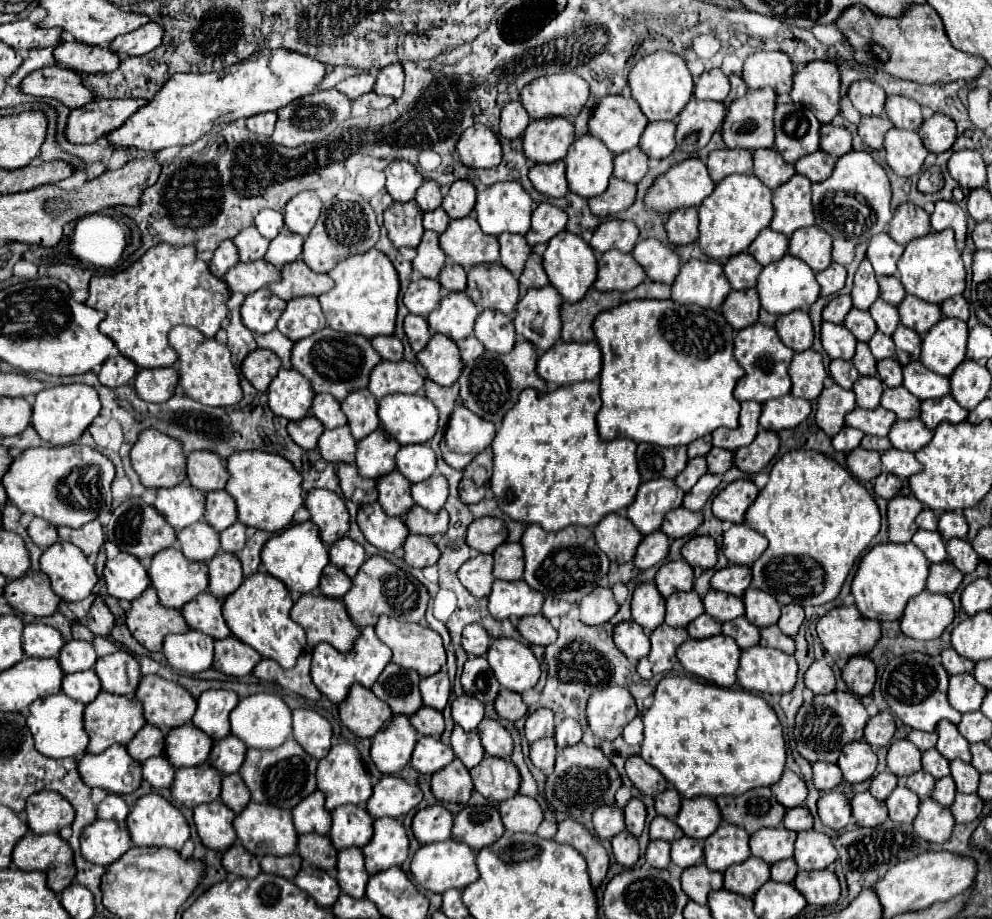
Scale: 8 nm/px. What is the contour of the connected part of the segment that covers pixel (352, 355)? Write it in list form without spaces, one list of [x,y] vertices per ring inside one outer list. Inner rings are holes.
[[[322,328],[312,336],[298,340],[292,348],[292,368],[310,380],[312,390],[332,394],[338,402],[344,400],[350,392],[362,390],[368,384],[370,370],[382,360],[378,352],[370,346],[370,340],[364,336],[344,334],[332,328]]]

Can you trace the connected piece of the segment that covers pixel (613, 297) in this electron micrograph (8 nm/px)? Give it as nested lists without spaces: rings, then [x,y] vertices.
[[[590,288],[590,292],[578,304],[562,304],[560,318],[562,318],[562,340],[564,342],[592,342],[592,322],[594,316],[602,310],[614,308],[622,302],[620,292],[598,292]]]

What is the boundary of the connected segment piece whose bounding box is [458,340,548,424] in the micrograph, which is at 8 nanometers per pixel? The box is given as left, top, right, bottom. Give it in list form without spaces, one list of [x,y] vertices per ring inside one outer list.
[[[518,340],[512,352],[498,356],[496,352],[484,352],[478,360],[474,360],[470,366],[464,366],[458,384],[460,384],[460,398],[466,408],[470,408],[474,414],[482,416],[484,420],[490,420],[494,424],[500,424],[504,414],[516,404],[518,394],[524,388],[534,388],[538,392],[546,392],[548,384],[536,374],[536,360],[538,354],[534,346],[526,340]]]

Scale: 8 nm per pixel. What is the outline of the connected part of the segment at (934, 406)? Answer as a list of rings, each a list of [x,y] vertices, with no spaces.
[[[942,396],[938,400],[924,400],[922,402],[922,422],[934,430],[936,424],[940,422],[964,422],[968,416],[968,410],[964,410],[962,406],[958,406],[958,402],[952,396]]]

